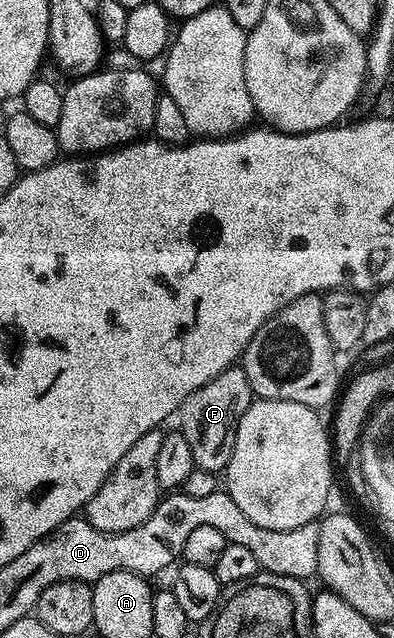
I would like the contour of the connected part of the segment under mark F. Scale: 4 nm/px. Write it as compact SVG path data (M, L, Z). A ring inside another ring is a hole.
M242 366L225 369L213 381L201 385L179 407L177 412L178 430L182 431L185 441L189 441L189 450L193 452L193 461L200 471L226 472L229 457L233 453L233 441L237 437L237 425L253 402L249 377L245 377Z

